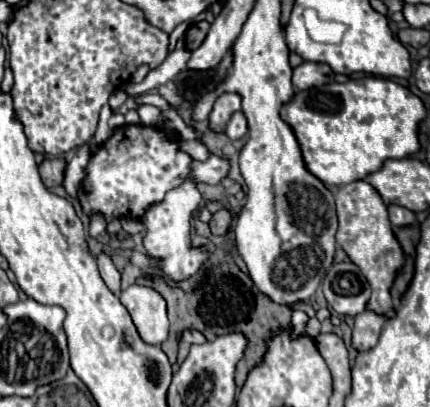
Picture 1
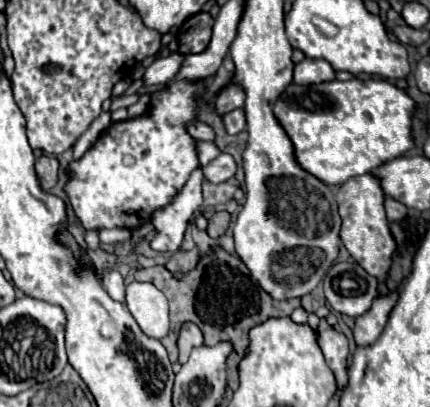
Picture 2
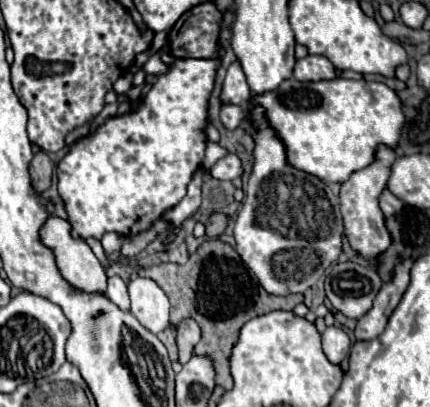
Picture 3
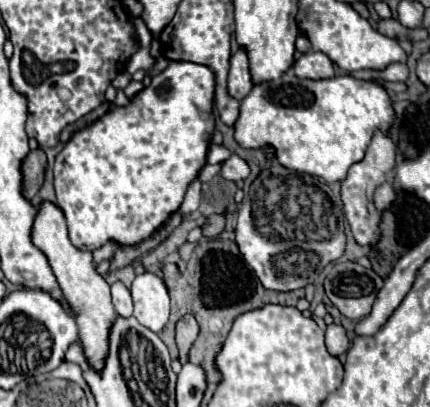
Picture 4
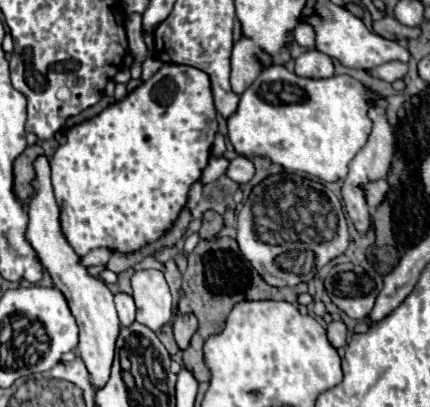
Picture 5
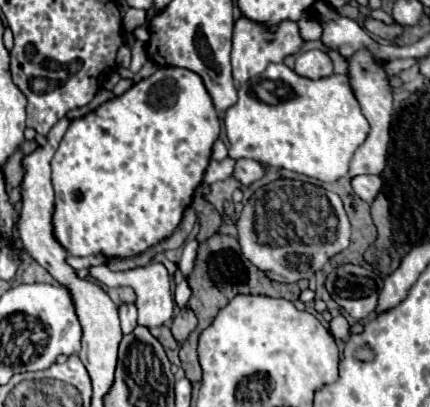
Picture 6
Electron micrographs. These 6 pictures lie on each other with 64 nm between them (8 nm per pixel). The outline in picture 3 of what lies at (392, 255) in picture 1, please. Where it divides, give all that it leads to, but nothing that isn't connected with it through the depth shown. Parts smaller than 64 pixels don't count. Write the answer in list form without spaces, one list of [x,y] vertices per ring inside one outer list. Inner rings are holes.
[[[380,144],[374,152],[372,164],[368,164],[362,170],[352,172],[350,178],[340,188],[340,212],[344,218],[344,228],[346,228],[346,236],[350,240],[350,246],[370,262],[374,262],[376,256],[380,252],[384,252],[390,244],[390,236],[388,236],[388,230],[384,226],[384,214],[378,206],[378,196],[388,182],[394,160],[396,160],[394,150],[388,148],[386,144]]]

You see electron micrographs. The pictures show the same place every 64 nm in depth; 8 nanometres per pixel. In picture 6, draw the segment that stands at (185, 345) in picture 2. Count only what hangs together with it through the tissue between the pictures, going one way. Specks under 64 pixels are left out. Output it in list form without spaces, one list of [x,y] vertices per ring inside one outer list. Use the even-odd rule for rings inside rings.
[[[188,308],[180,310],[178,316],[174,316],[172,326],[170,326],[174,338],[176,338],[180,344],[188,338],[188,334],[190,334],[194,328],[196,328],[196,316],[194,316],[194,312],[188,310]]]

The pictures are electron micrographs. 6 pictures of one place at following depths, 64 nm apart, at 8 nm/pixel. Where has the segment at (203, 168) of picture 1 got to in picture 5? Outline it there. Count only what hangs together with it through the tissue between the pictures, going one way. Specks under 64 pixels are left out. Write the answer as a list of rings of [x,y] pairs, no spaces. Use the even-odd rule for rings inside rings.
[[[240,156],[240,158],[234,158],[230,160],[230,166],[228,166],[228,172],[226,172],[234,182],[238,184],[246,184],[252,180],[252,176],[256,174],[256,168],[252,164],[252,160]]]

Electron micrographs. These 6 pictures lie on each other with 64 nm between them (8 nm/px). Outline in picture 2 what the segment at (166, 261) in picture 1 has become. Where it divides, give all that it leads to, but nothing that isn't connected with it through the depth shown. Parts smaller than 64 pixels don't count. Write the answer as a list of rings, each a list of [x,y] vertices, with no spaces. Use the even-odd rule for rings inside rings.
[[[196,168],[182,188],[182,192],[166,206],[154,212],[152,224],[156,228],[156,236],[150,246],[158,252],[176,252],[182,244],[184,232],[188,228],[190,218],[202,204],[202,170]]]

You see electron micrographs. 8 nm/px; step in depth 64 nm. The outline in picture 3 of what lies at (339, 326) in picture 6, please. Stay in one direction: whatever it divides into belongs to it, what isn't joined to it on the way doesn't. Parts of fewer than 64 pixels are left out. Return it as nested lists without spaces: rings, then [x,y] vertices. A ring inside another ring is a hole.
[[[328,326],[322,334],[322,348],[330,362],[340,364],[350,352],[350,338],[342,328]]]

